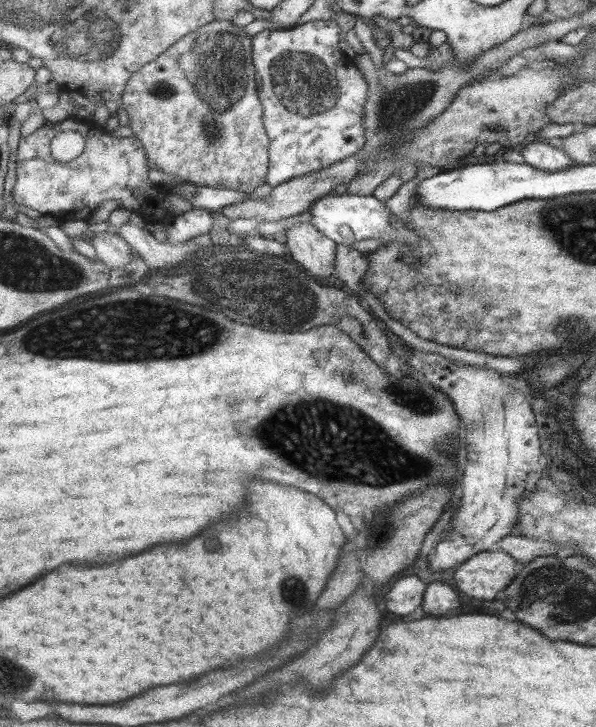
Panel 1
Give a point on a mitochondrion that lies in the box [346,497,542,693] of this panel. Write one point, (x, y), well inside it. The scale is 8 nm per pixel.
(391, 521)

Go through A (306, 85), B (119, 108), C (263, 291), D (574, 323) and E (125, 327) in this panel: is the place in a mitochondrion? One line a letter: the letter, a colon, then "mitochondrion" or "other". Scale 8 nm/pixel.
A: mitochondrion
B: other
C: mitochondrion
D: mitochondrion
E: mitochondrion

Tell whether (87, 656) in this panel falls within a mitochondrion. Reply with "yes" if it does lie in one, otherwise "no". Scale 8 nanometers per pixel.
no

